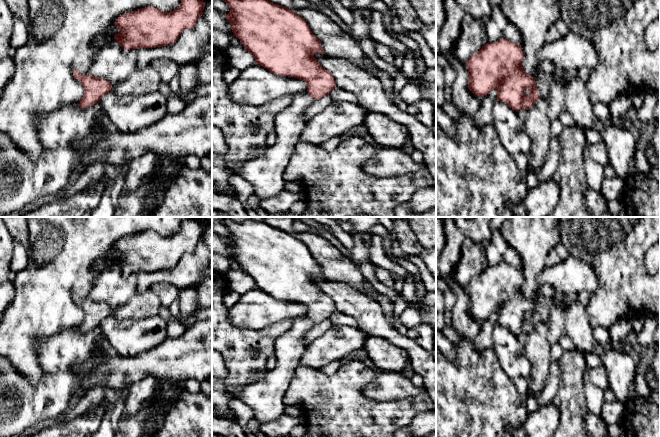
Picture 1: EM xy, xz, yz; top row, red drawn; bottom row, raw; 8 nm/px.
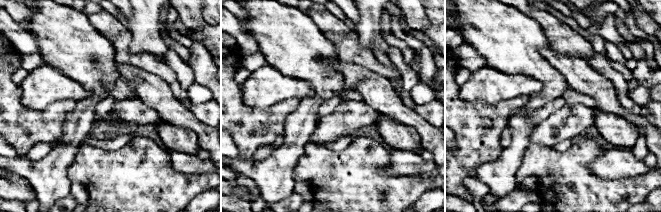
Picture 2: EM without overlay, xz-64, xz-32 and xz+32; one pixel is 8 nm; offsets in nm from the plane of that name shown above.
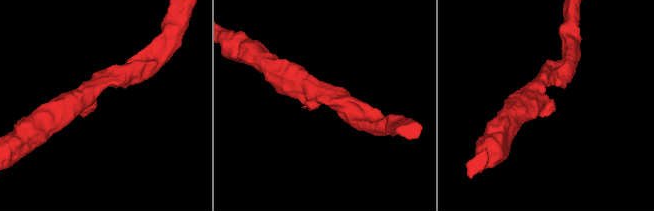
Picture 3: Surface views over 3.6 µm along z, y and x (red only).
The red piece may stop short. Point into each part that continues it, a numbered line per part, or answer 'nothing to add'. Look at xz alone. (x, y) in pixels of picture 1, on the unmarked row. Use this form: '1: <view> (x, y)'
1: xz (265, 397)

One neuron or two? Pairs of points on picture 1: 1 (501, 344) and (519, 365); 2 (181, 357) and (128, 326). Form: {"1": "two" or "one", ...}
{"1": "one", "2": "two"}

